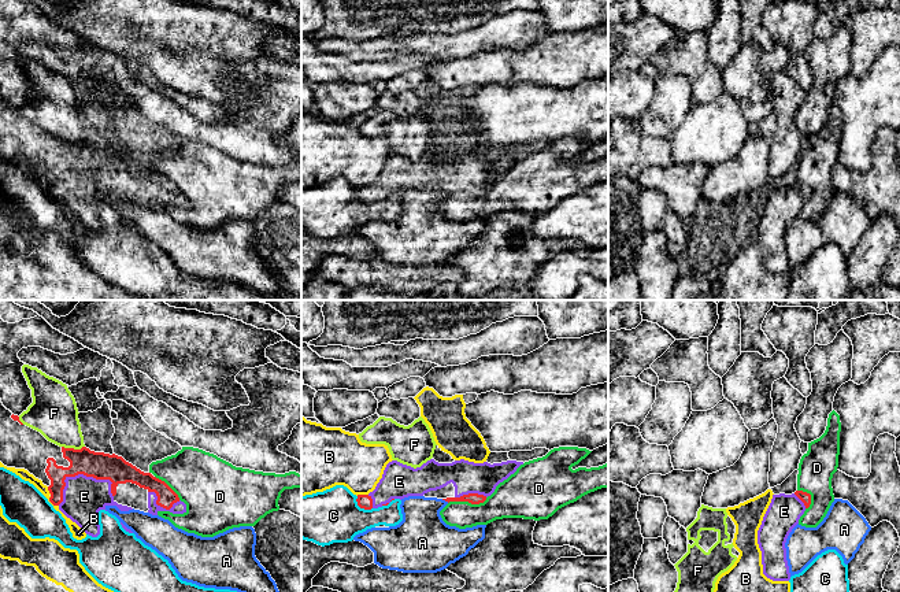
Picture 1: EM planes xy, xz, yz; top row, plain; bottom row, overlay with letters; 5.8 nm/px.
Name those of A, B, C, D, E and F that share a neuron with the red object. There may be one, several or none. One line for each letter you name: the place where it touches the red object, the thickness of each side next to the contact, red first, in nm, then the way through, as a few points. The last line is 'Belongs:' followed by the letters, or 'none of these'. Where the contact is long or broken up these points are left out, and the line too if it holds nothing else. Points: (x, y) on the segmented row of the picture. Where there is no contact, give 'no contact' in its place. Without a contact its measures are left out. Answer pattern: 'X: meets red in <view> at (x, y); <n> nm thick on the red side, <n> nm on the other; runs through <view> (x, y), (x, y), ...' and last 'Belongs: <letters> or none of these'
E: meets red in xy at (76, 474); 160 nm thick on the red side, 240 nm on the other
Belongs: E

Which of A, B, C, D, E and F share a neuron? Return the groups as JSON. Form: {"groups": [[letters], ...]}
{"groups": [["A"], ["B"], ["C"], ["D"], ["E"], ["F"]]}

